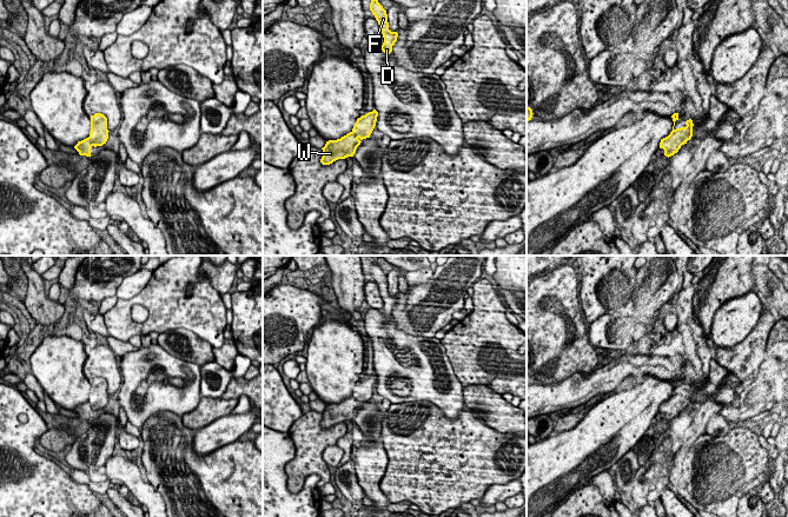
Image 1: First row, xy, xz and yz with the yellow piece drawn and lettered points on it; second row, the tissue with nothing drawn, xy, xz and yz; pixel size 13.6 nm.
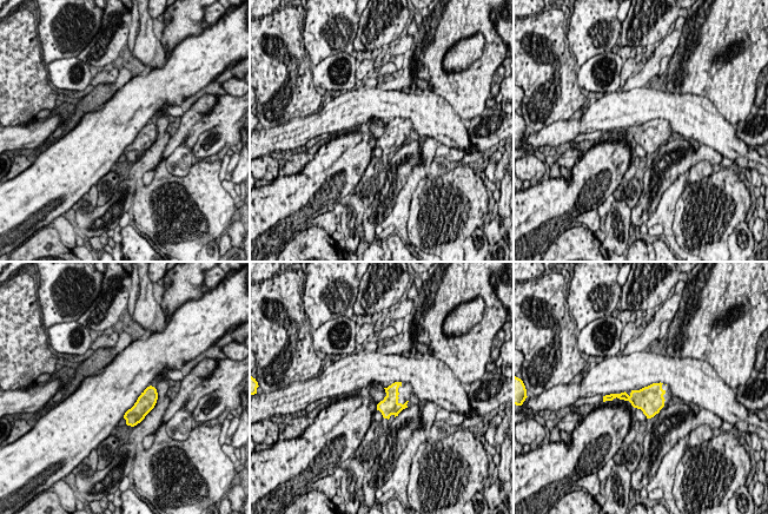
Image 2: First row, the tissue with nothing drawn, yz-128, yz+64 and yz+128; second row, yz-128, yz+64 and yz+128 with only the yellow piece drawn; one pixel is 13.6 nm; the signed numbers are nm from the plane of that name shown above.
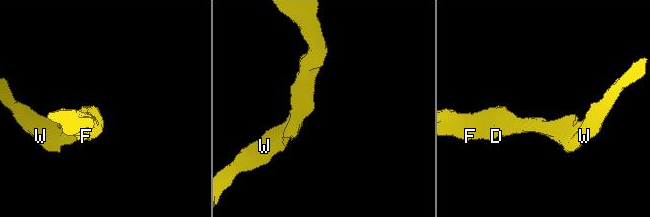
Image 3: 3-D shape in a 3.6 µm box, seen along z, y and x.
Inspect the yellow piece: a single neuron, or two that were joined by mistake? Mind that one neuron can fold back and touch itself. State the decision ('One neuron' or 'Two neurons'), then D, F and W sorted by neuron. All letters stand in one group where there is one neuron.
One neuron. Groups: D F W

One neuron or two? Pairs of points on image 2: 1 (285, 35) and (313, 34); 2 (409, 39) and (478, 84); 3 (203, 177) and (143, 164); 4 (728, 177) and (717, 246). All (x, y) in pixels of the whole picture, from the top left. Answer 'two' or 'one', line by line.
1: two
2: two
3: one
4: one

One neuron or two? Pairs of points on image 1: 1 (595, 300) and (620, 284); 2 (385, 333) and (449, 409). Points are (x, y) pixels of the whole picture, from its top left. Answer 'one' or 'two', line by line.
1: one
2: one

